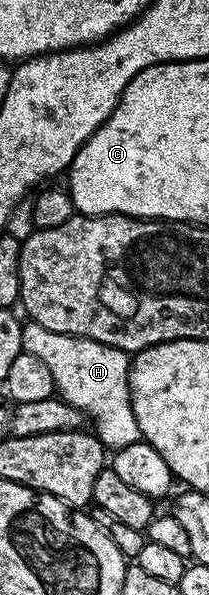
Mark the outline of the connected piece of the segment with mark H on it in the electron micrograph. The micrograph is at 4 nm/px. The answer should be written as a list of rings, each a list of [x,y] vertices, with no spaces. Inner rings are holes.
[[[27,321],[22,327],[22,349],[32,356],[40,356],[52,371],[54,389],[64,401],[81,410],[87,419],[94,418],[93,429],[102,445],[117,452],[128,444],[143,441],[140,424],[132,412],[130,399],[131,355],[94,342],[90,338],[73,338],[70,334],[48,332],[40,324]]]

